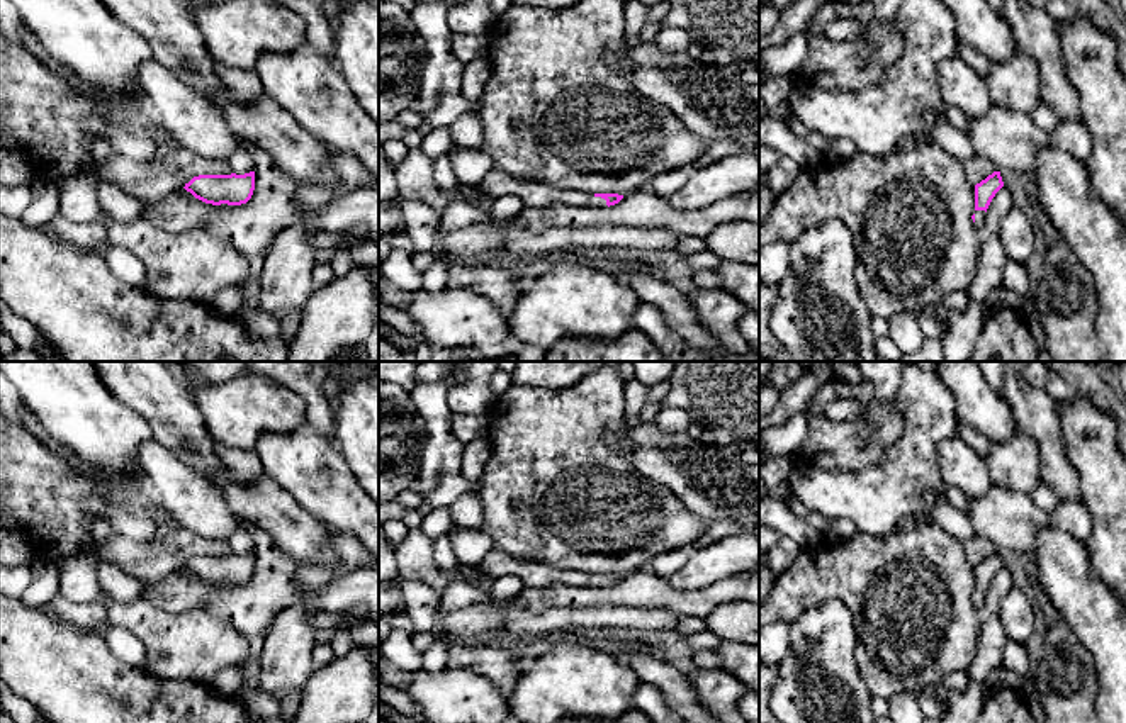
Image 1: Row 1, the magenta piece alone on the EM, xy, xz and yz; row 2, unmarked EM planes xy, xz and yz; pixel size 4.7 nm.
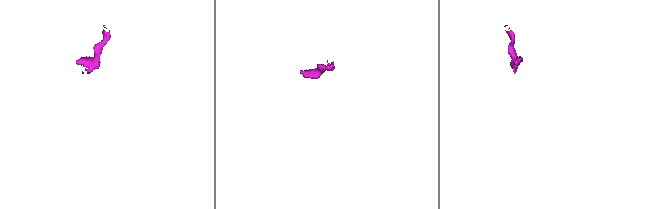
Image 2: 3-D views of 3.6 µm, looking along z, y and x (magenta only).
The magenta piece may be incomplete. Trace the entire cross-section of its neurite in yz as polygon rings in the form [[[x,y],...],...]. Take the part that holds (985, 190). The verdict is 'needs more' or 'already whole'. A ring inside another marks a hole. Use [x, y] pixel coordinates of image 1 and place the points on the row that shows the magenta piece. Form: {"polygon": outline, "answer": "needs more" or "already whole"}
{"polygon": [[[994,171],[985,180],[975,185],[975,212],[971,216],[977,229],[980,231],[985,222],[985,212],[995,197],[995,193],[1004,187],[1000,171]]], "answer": "needs more"}

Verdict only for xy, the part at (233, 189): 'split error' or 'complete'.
complete

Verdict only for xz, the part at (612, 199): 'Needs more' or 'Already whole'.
Needs more

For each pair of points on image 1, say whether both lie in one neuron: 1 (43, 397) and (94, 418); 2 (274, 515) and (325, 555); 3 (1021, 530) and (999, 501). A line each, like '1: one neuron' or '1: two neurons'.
1: one neuron
2: one neuron
3: one neuron

